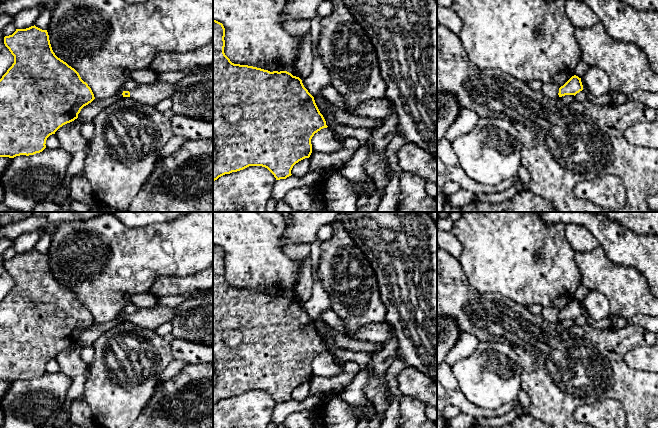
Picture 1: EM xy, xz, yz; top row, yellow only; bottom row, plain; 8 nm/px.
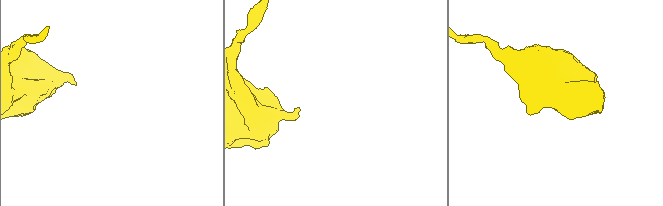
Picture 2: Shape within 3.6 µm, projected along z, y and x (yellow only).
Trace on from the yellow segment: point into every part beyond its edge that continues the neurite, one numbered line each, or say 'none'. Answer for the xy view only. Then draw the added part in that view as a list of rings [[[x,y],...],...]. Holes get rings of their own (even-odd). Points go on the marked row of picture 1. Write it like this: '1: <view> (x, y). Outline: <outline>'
1: xy (153, 93). Outline: [[[154,80],[149,84],[138,85],[130,92],[130,97],[137,102],[151,106],[158,105],[162,100],[171,98],[175,84]]]

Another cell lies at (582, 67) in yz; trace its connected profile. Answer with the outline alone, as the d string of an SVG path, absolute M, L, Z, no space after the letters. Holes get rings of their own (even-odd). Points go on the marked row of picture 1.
M580 60L575 68L575 75L579 78L583 78L589 68L590 67L587 63L585 63L583 60Z

